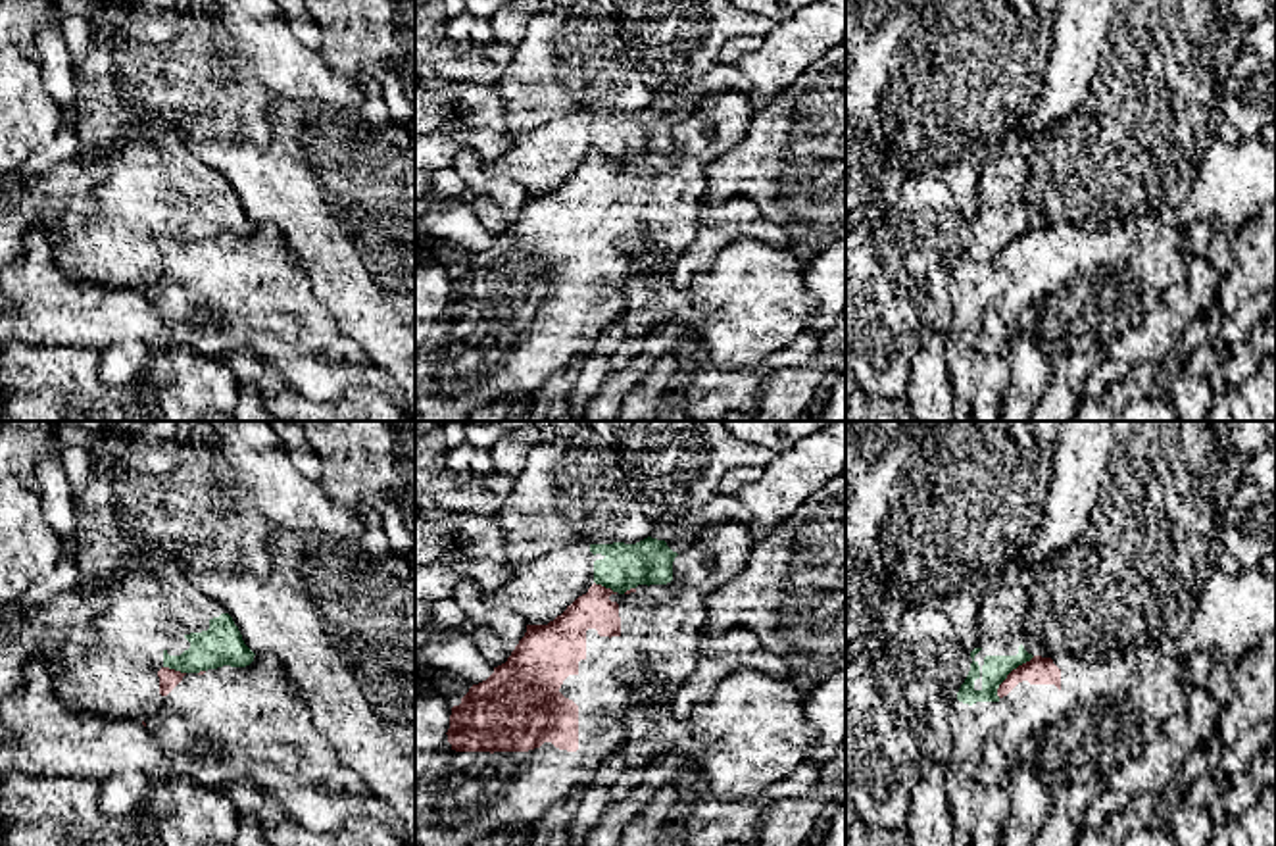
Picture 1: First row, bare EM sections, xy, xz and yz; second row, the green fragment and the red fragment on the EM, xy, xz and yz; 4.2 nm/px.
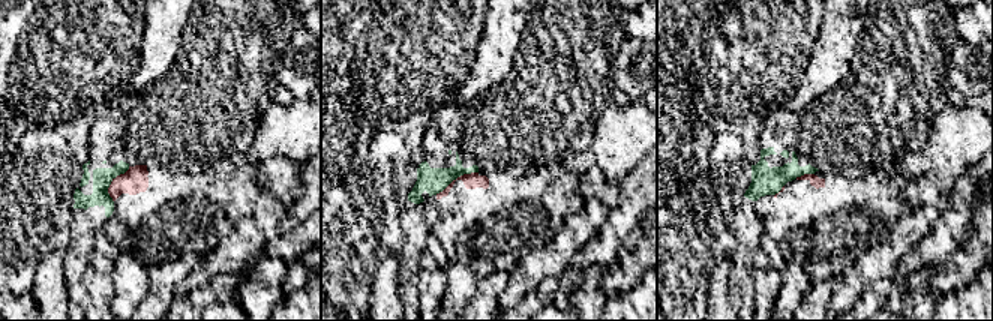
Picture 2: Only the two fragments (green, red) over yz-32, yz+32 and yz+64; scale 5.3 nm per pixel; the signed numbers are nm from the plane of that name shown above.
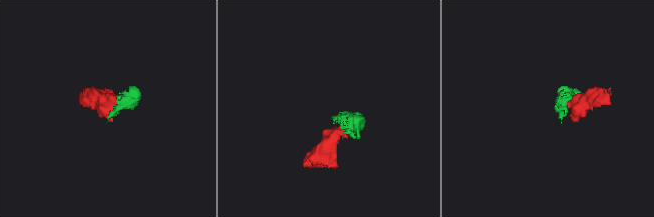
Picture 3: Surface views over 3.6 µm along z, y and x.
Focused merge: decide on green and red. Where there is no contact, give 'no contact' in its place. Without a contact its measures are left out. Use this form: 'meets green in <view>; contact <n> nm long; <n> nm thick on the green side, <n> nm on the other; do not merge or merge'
meets green in yz; contact 240 nm long; 110 nm thick on the green side, 110 nm on the other; do not merge

